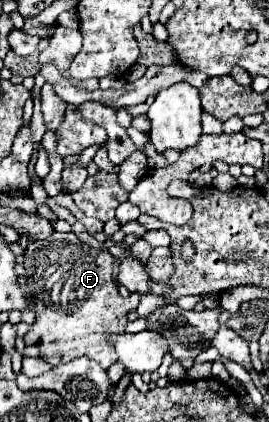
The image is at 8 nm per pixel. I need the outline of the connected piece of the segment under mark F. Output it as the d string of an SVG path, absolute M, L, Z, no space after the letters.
M53 233L49 239L33 241L27 247L23 265L29 269L25 291L31 295L33 301L43 301L37 305L37 321L31 325L29 333L25 335L25 343L37 345L39 357L51 365L67 363L67 361L73 361L75 357L85 355L101 363L105 369L109 369L117 361L117 357L107 337L115 333L125 333L125 325L129 323L127 313L136 311L140 300L138 293L131 293L127 301L119 297L119 291L115 289L113 275L111 275L111 269L113 269L111 253L105 249L89 247L75 233Z

